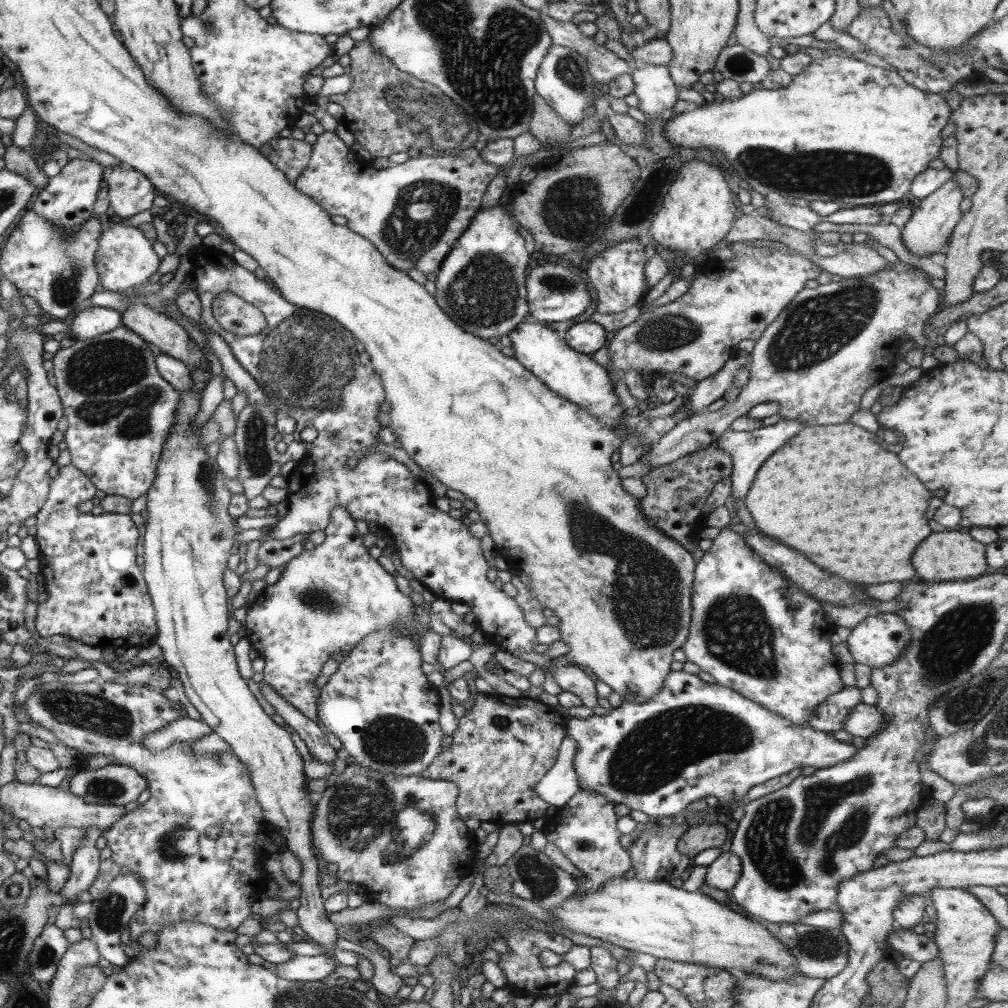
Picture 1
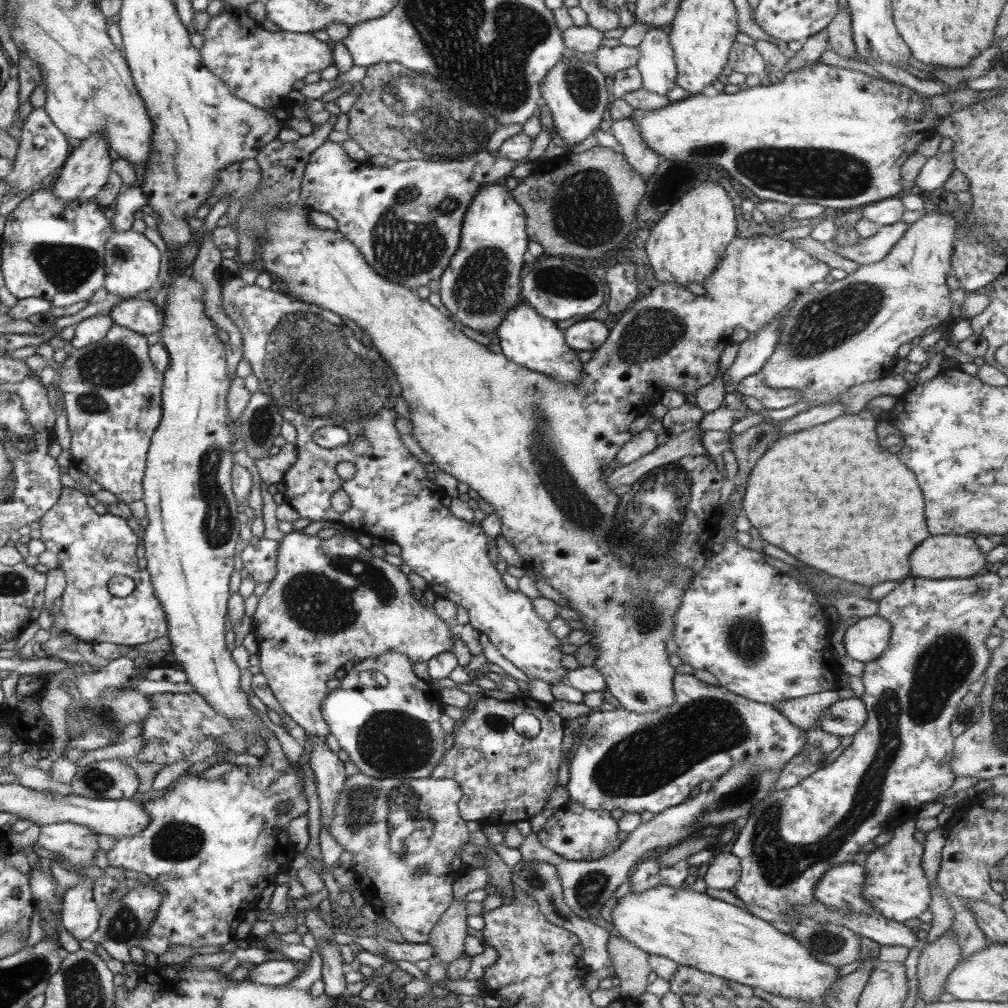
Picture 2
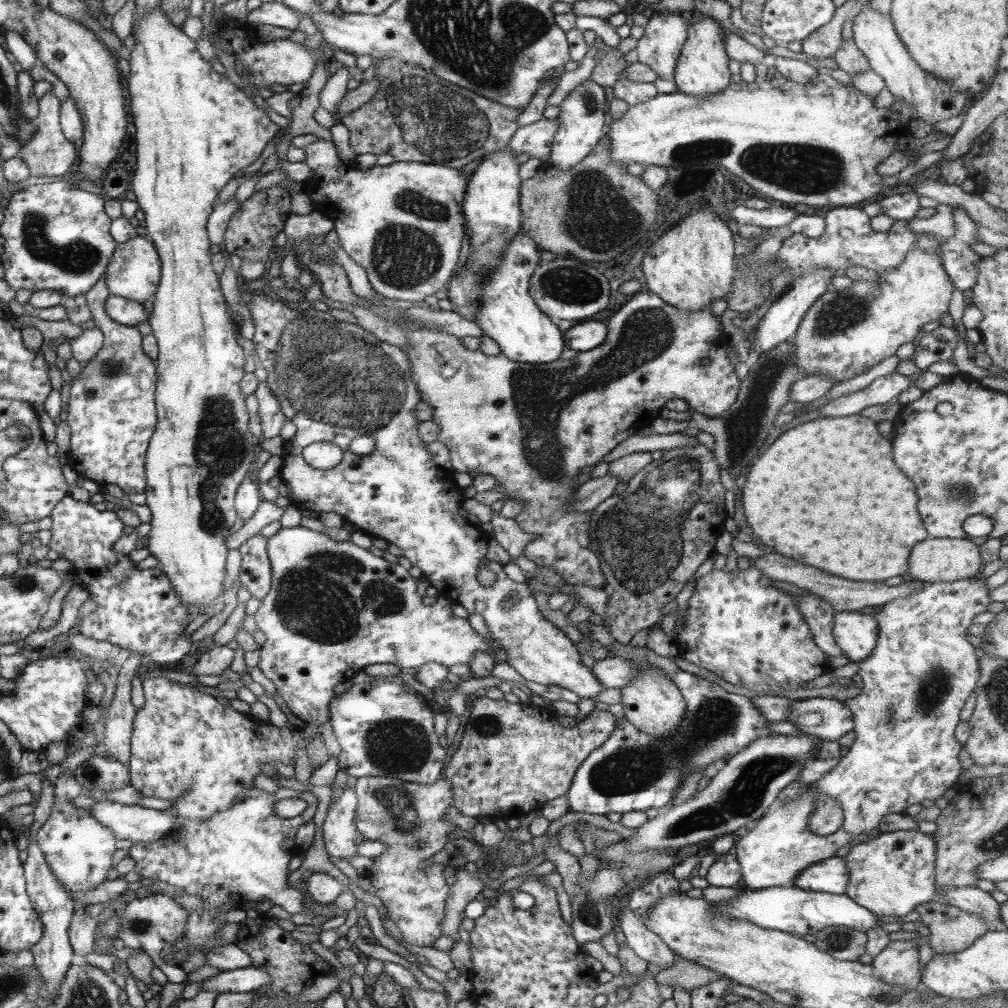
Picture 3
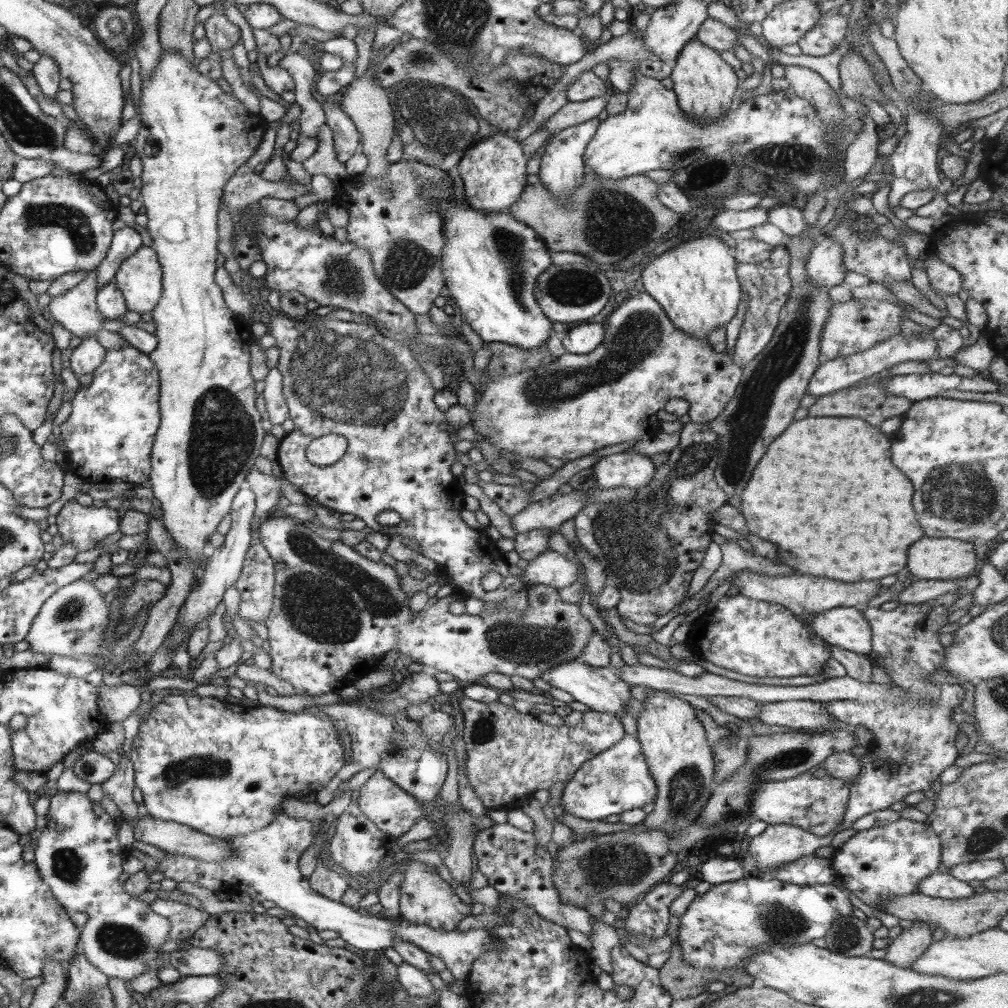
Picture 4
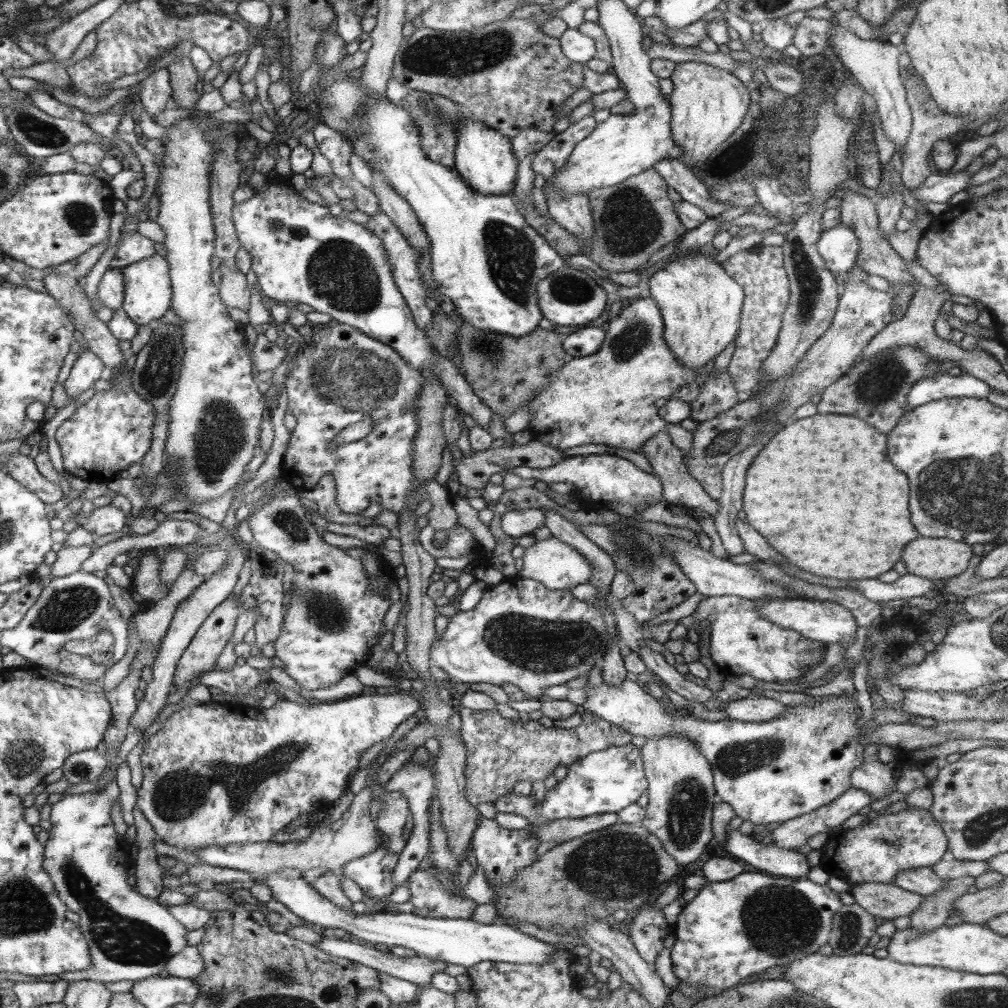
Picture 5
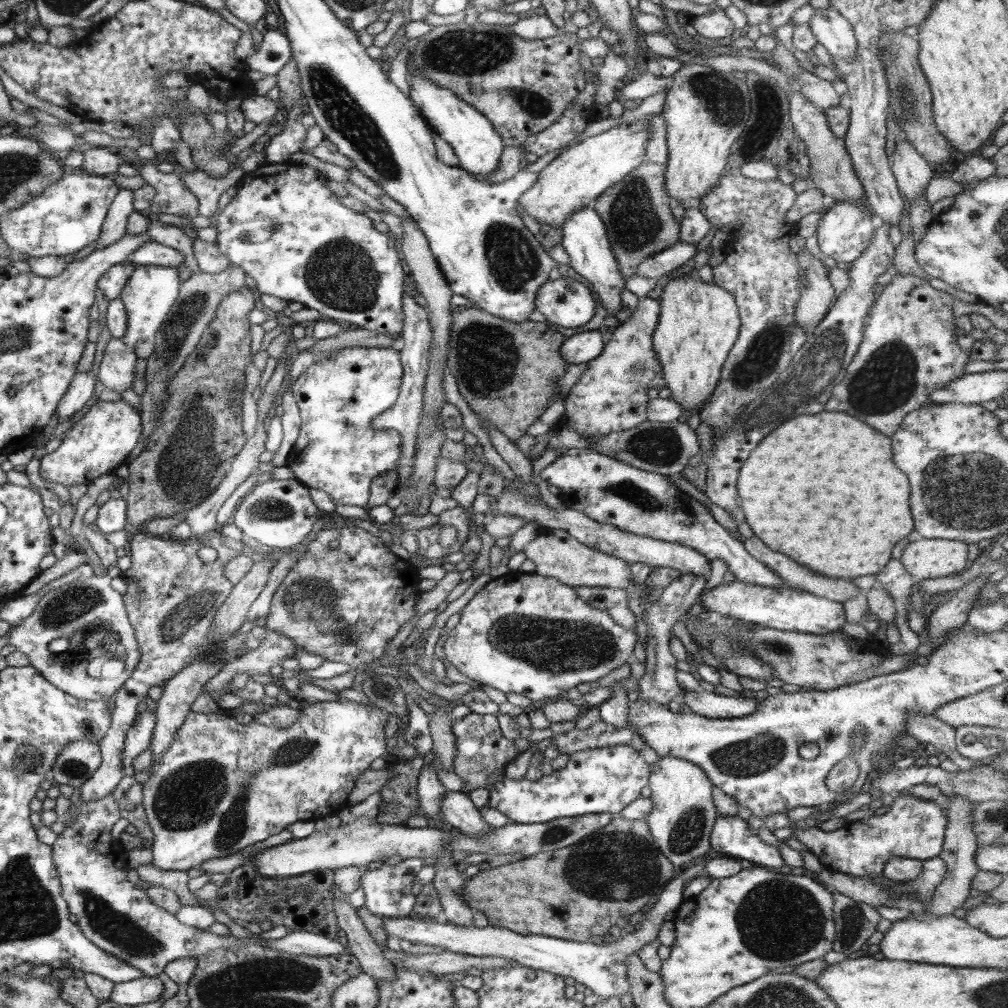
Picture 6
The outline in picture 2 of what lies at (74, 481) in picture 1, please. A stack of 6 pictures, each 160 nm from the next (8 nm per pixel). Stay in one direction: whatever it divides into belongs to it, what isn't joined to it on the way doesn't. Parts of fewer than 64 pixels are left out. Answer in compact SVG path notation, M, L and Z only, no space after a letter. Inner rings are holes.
M64 487L58 503L40 520L40 524L40 543L44 549L58 554L58 560L60 560L58 568L64 572L66 578L66 588L61 595L62 603L56 615L58 631L73 634L75 638L86 643L109 642L126 646L152 642L156 638L167 635L170 629L167 613L155 593L154 580L151 579L150 572L138 566L138 558L136 558L138 536L132 532L132 528L126 524L124 518L109 513L102 516L96 514L88 506L86 494L78 492L75 488ZM116 575L130 577L136 584L136 588L126 598L120 599L108 591L110 579Z

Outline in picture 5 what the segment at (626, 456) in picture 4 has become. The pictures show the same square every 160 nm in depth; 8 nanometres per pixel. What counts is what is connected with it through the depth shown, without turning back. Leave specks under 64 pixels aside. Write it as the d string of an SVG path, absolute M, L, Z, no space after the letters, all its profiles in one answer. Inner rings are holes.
M610 453L590 454L588 456L574 456L566 458L560 464L554 464L550 468L534 469L529 467L510 467L506 473L512 473L523 479L536 479L549 483L568 483L573 484L575 494L579 500L587 505L594 501L600 503L622 503L630 504L637 512L636 518L639 518L639 509L647 509L660 503L663 499L663 487L660 479L642 472L638 466L635 466L630 460L618 458Z

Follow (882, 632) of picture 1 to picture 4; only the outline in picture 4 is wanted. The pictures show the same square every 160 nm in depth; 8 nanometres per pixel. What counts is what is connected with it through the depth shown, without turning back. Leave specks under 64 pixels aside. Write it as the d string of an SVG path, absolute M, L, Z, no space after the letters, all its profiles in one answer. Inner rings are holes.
M860 607L833 608L800 619L827 644L861 655L870 652L871 626Z

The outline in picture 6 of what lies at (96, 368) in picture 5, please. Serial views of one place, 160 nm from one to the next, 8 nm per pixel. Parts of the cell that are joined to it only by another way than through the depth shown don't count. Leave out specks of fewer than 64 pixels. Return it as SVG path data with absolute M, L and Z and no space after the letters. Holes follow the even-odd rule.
M88 371L75 374L66 396L59 402L59 413L56 414L58 424L69 421L76 412L80 412L88 404L88 400L92 398L94 393L95 384L94 372Z

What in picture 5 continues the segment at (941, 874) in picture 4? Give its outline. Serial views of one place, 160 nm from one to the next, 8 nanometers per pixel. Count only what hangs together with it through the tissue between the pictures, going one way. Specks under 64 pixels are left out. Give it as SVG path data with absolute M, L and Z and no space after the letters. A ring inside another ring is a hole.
M931 867L903 870L895 876L893 883L923 897L934 894L945 887L945 880L940 878Z

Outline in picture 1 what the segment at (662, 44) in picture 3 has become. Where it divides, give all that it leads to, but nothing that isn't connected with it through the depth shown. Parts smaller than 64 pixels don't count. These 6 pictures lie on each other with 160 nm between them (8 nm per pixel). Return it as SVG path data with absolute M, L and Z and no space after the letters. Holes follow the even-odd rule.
M645 63L639 65L637 70L633 70L631 75L634 82L634 95L640 102L639 109L662 124L668 117L669 110L679 100L678 87L670 76L669 68L666 65Z

